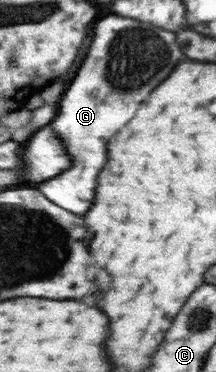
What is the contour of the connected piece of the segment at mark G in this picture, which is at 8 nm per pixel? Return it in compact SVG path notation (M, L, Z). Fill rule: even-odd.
M108 16L96 24L84 66L58 103L60 108L50 124L74 158L72 170L35 185L52 202L74 214L88 214L94 204L98 174L108 162L108 142L134 118L150 92L184 60L176 38L177 33L165 28L123 16Z

